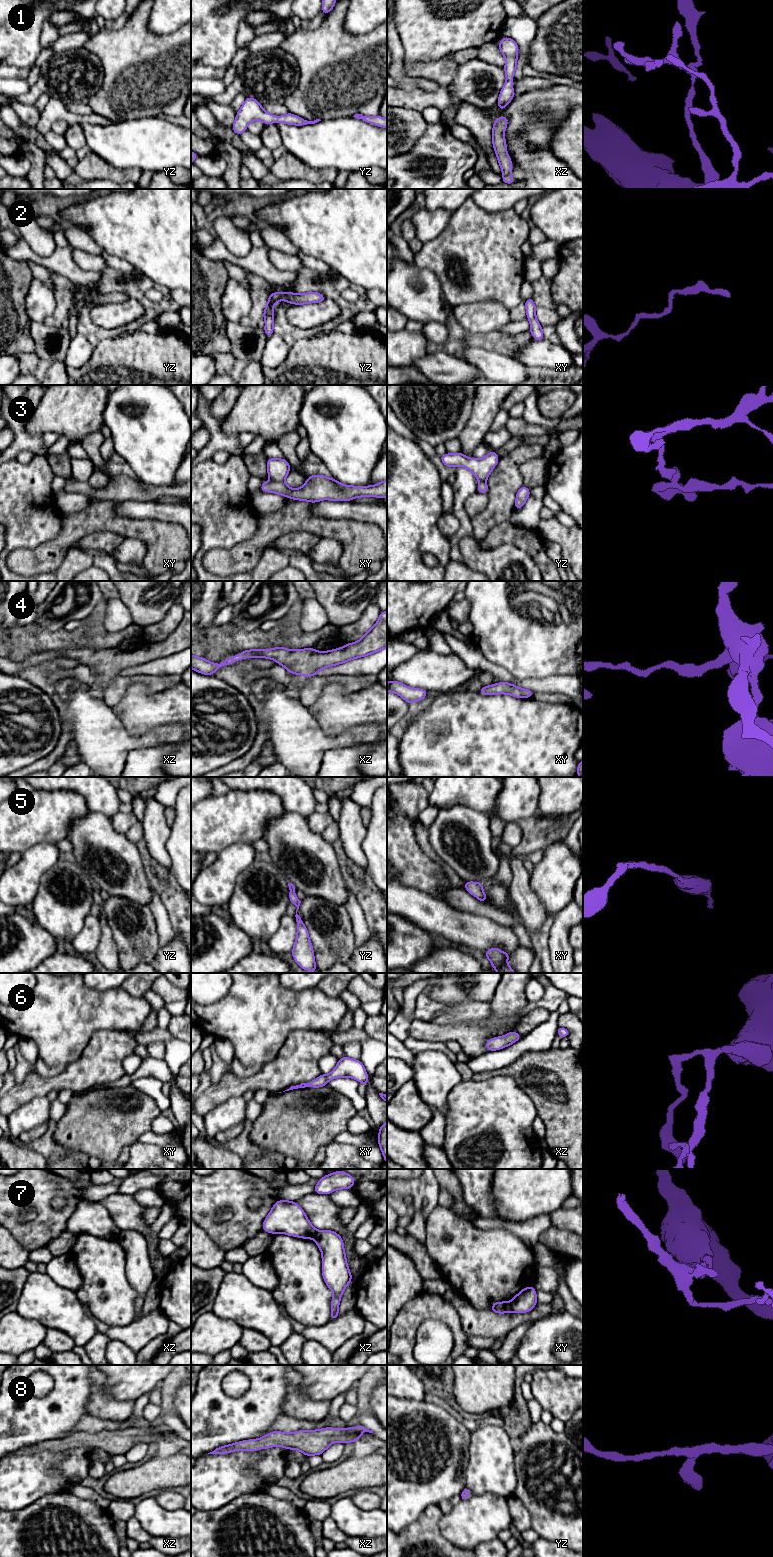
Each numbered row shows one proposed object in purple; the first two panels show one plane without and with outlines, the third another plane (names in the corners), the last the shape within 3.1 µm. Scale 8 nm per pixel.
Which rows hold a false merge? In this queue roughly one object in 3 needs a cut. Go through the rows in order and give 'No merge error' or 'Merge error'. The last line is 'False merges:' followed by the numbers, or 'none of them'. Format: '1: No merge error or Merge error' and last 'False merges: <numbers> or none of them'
1: No merge error
2: No merge error
3: Merge error
4: No merge error
5: No merge error
6: No merge error
7: Merge error
8: No merge error
False merges: 3, 7

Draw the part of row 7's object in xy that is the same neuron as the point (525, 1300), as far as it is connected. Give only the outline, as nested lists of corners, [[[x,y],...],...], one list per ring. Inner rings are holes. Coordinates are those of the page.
[[[528,1286],[521,1290],[509,1303],[512,1312],[527,1313],[538,1303],[536,1289]]]

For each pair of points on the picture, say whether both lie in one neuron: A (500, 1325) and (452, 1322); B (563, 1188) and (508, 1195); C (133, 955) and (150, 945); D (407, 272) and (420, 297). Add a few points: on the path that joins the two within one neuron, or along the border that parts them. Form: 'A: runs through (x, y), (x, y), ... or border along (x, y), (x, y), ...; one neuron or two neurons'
A: border along (450, 1302), (459, 1316), (463, 1330), (470, 1336); two neurons
B: runs through (549, 1188), (522, 1188); one neuron
C: runs through (137, 951), (143, 945), (146, 945); one neuron
D: runs through (406, 278), (406, 284), (414, 292); one neuron

